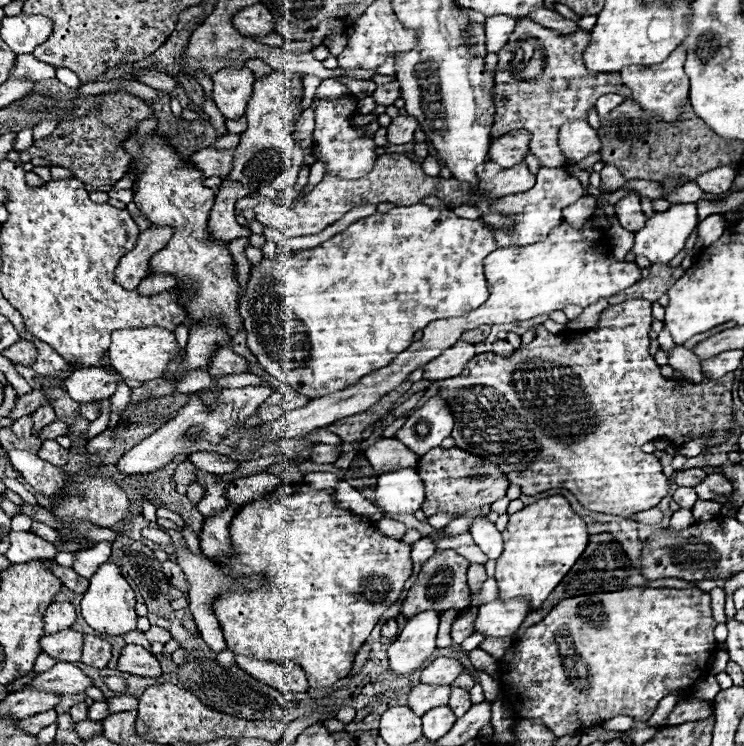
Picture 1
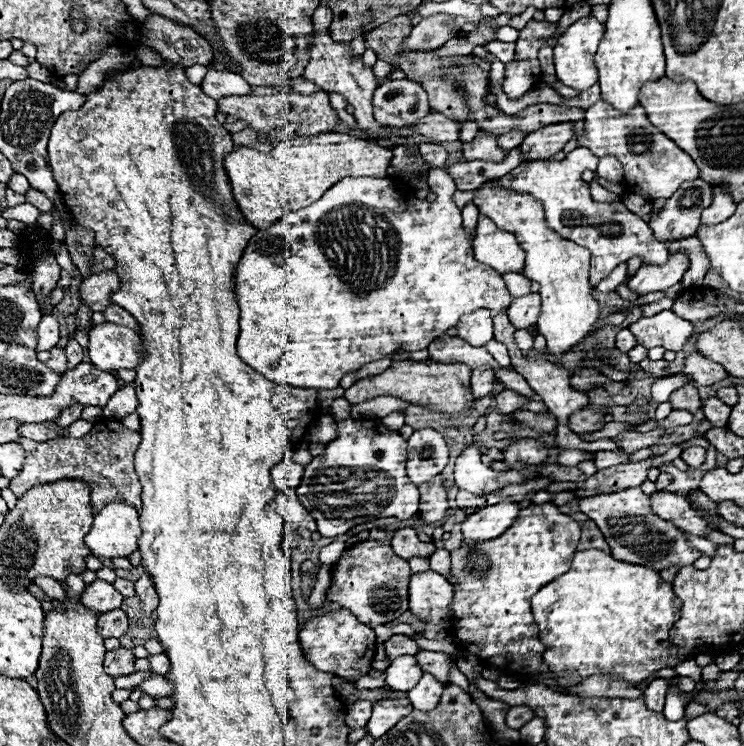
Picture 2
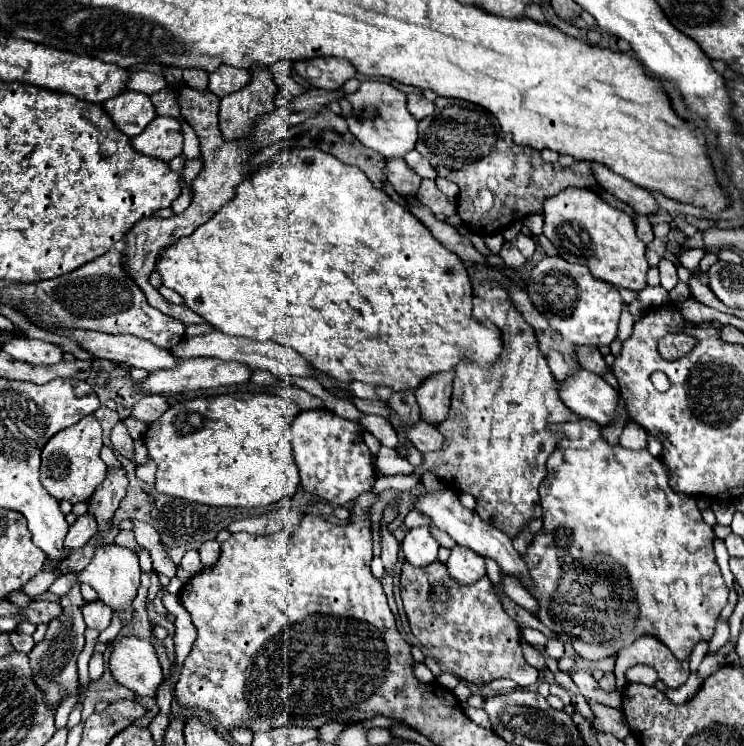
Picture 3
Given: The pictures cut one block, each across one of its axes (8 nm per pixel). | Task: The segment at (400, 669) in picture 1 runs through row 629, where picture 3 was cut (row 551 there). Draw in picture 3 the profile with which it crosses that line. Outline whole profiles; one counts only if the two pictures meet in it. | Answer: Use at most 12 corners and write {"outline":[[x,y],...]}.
{"outline":[[430,526],[412,528],[402,540],[404,556],[414,566],[438,558]]}

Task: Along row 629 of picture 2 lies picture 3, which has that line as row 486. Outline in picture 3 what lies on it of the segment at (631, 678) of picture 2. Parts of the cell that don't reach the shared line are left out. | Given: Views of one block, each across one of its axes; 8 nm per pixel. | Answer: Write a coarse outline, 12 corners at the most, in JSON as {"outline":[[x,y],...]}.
{"outline":[[562,432],[524,554],[588,660],[680,660],[728,586],[660,458]]}

